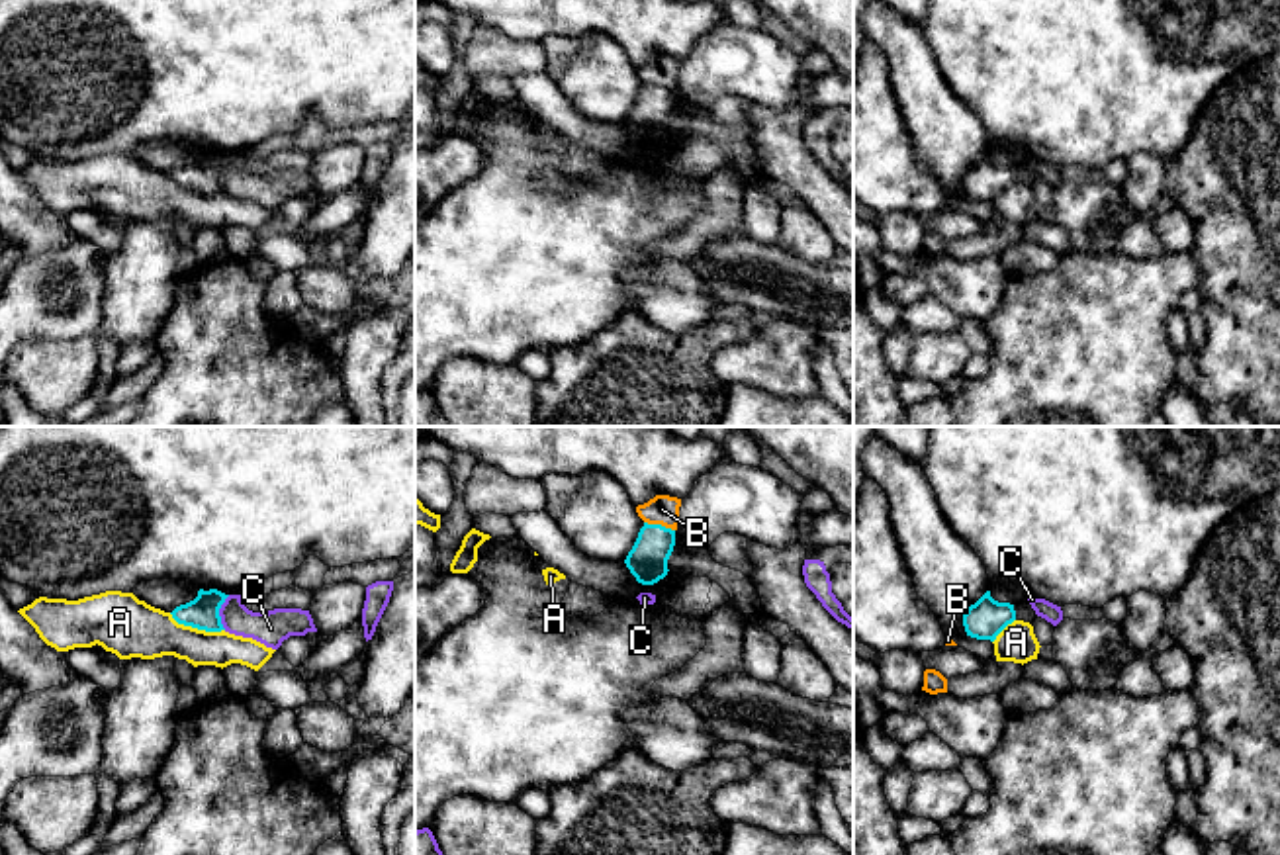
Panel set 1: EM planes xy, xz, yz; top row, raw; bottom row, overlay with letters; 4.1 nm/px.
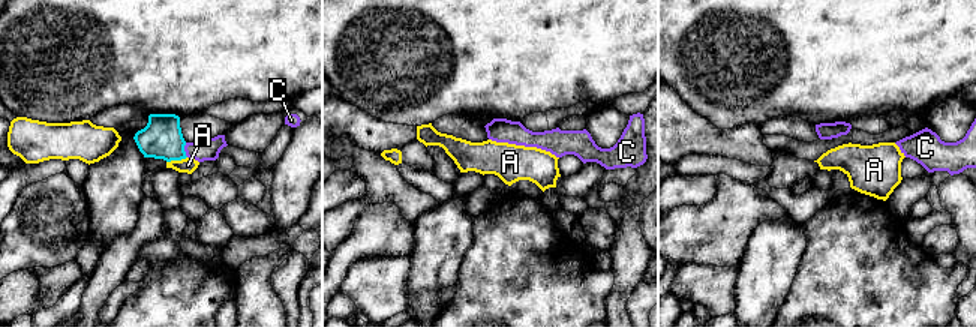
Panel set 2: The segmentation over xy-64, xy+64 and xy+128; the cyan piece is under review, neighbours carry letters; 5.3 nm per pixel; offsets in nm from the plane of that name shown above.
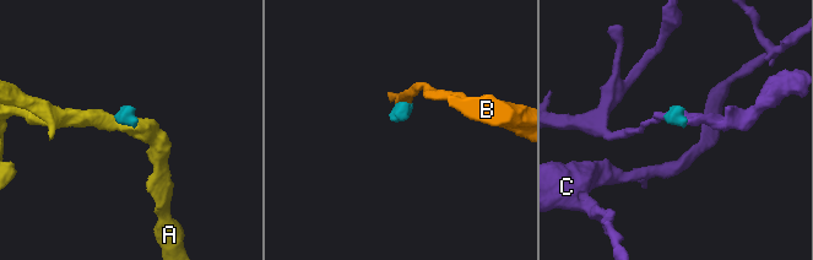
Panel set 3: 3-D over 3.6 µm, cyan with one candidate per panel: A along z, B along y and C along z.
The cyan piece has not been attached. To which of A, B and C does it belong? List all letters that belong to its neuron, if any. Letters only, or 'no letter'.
no letter

